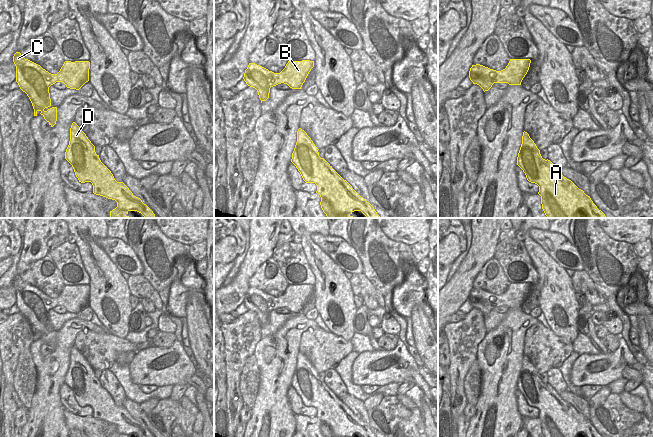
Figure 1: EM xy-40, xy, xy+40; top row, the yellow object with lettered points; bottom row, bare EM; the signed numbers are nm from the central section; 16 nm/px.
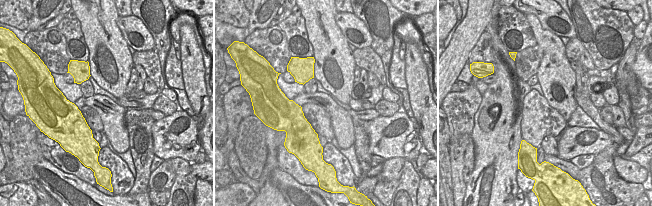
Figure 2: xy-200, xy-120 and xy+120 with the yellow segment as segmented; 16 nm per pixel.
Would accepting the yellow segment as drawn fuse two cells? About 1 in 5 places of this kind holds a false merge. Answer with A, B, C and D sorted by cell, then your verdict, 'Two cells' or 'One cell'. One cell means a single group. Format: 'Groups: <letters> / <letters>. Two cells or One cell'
Groups: A B C D. One cell.

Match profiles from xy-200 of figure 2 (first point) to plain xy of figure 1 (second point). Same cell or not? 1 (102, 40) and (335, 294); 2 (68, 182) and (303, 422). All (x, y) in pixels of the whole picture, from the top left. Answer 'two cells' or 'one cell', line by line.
1: one cell
2: one cell

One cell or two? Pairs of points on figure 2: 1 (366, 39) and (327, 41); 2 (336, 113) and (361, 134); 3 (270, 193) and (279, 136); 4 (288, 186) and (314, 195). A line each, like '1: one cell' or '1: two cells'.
1: two cells
2: two cells
3: one cell
4: one cell

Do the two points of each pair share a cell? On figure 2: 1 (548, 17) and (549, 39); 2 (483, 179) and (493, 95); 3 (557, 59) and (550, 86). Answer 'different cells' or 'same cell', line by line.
1: different cells
2: same cell
3: same cell

